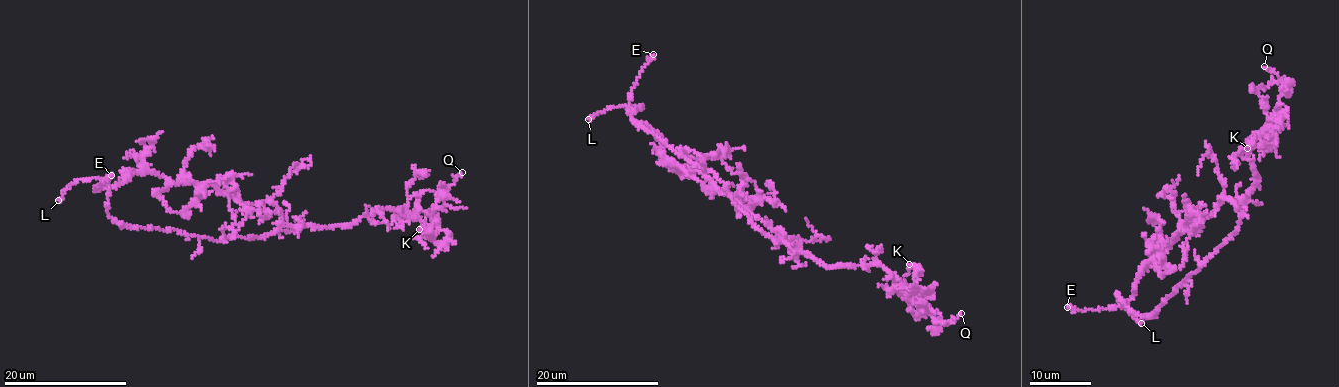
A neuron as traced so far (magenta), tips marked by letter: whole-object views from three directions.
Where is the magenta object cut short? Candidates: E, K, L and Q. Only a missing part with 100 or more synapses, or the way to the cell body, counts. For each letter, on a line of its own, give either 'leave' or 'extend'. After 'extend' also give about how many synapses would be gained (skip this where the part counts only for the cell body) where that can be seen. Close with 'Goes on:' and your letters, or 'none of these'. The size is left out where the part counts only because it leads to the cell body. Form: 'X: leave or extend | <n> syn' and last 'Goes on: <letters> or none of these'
E: leave
K: leave
L: extend
Q: leave
Goes on: L

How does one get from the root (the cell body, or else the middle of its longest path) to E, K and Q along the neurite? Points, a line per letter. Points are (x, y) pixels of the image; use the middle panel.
E: (783, 240), (782, 230), (675, 165), (659, 135), (630, 116), (633, 85), (653, 54)
K: (783, 240), (827, 266), (879, 264), (914, 291), (916, 268), (909, 264)
Q: (783, 240), (827, 266), (879, 264), (892, 276), (895, 286), (937, 322), (950, 322), (961, 313)

